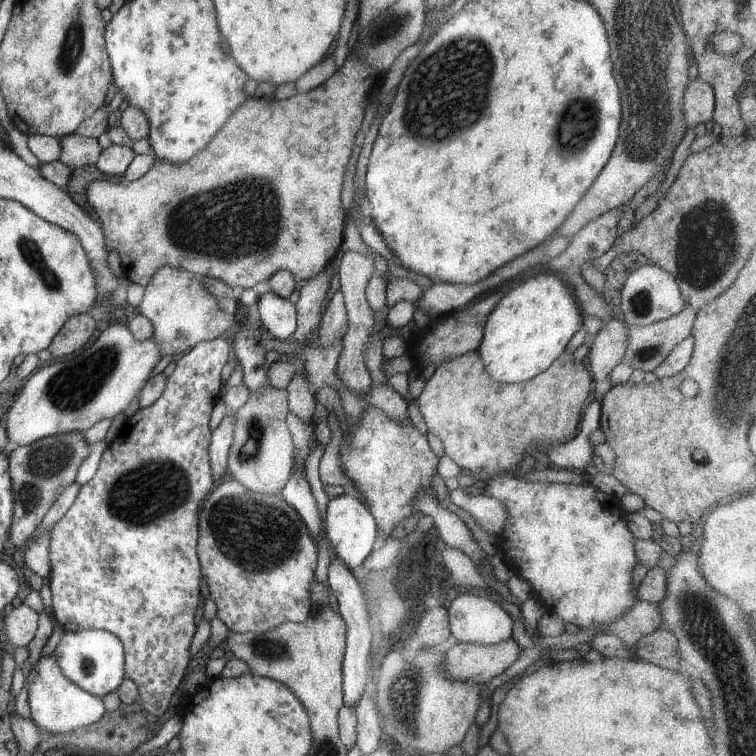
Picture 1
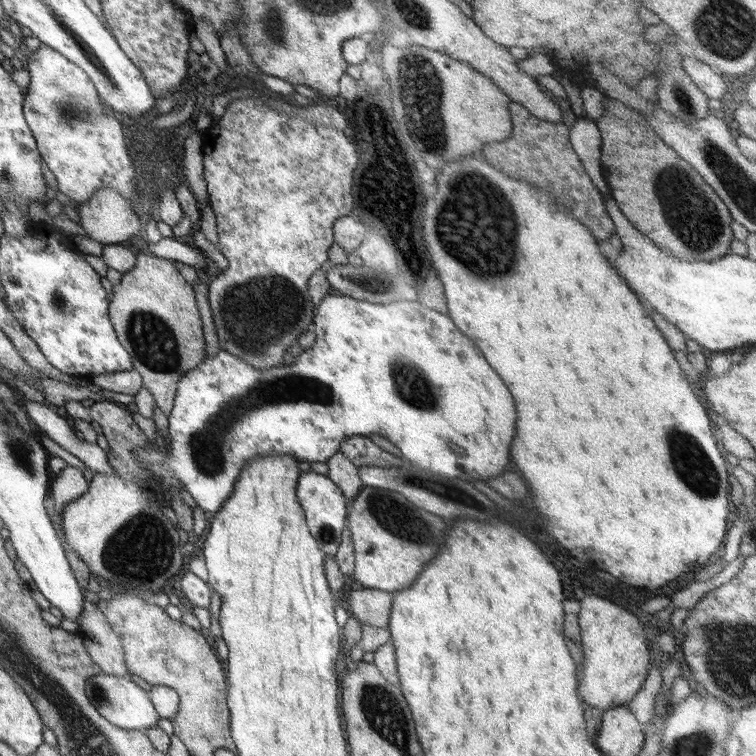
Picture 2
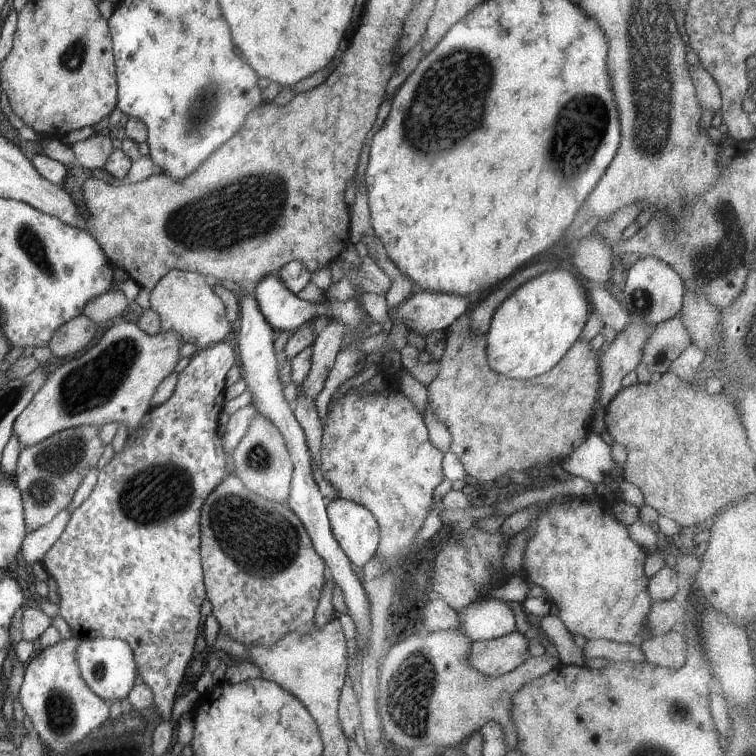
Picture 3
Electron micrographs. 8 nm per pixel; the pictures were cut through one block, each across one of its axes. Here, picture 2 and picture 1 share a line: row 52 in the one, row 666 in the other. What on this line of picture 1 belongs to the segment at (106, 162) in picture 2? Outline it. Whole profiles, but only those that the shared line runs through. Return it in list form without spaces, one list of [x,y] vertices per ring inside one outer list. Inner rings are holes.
[[[53,655],[40,656],[33,666],[33,674],[27,680],[27,706],[30,710],[30,719],[42,733],[54,735],[68,733],[94,723],[105,714],[101,698],[81,690],[74,685],[61,671],[53,660]]]

